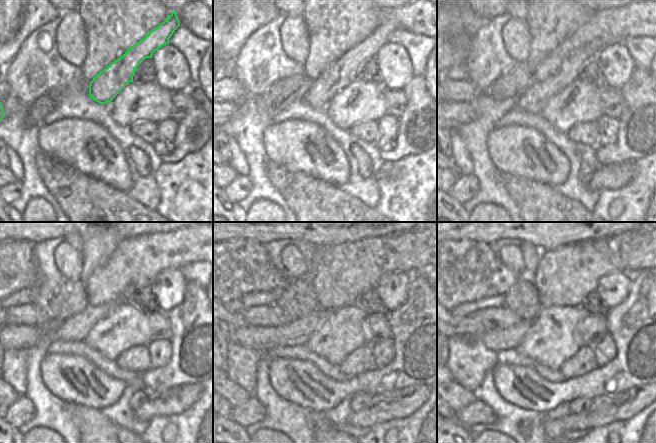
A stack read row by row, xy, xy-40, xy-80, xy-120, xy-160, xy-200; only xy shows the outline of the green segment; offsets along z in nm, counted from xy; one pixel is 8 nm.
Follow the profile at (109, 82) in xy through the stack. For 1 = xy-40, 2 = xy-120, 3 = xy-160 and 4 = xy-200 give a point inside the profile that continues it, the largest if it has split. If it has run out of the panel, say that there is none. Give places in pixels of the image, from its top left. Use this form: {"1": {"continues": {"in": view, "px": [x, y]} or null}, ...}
{"1": {"continues": {"in": "xy-40", "px": [342, 72]}}, "2": {"continues": {"in": "xy-120", "px": [75, 329]}}, "3": {"continues": {"in": "xy-160", "px": [297, 331]}}, "4": {"continues": {"in": "xy-200", "px": [500, 339]}}}

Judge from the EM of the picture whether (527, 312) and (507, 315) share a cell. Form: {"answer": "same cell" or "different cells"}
{"answer": "different cells"}

